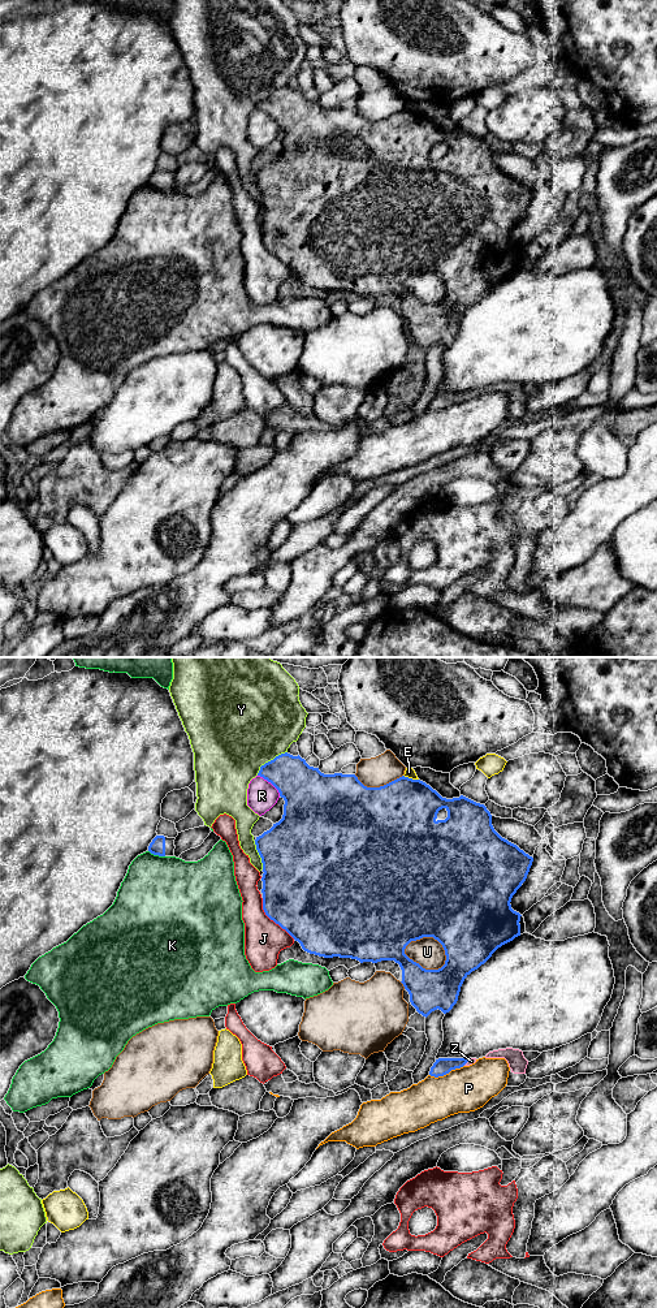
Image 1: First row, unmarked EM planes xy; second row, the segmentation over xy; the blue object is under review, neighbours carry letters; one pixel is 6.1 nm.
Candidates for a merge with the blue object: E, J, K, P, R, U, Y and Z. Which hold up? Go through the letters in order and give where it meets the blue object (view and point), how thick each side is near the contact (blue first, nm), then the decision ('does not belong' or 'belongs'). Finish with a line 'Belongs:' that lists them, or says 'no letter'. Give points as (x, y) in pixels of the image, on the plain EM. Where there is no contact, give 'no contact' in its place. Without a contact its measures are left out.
E: xy (411, 112) | 440/60 nm | does not belong
J: xy (272, 253) | 500/240 nm | does not belong
K: xy (156, 188) | 100/480 nm | does not belong
P: xy (446, 406) | 110/280 nm | does not belong
R: xy (271, 116) | 320/190 nm | does not belong
U: xy (424, 302) | 260/180 nm | does not belong
Y: xy (271, 94) | 280/500 nm | does not belong
Z: xy (467, 395) | 110/40 nm | belongs
Belongs: Z

